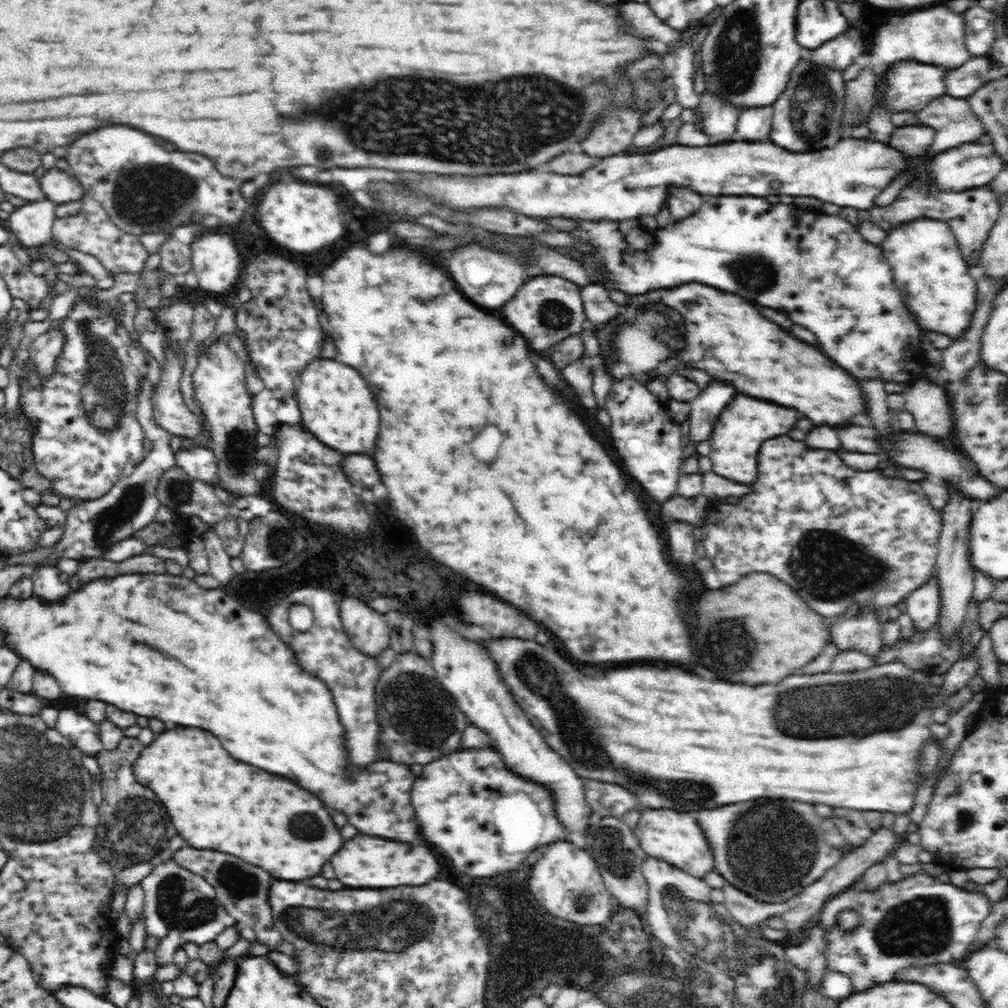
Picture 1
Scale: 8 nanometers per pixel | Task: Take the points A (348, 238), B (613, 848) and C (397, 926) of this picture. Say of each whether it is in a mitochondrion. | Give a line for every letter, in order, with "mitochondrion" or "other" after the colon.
A: other
B: mitochondrion
C: mitochondrion

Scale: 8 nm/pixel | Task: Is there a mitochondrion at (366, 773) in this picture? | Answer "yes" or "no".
no

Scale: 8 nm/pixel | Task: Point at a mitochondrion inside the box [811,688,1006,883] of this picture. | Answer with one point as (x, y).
(965, 820)

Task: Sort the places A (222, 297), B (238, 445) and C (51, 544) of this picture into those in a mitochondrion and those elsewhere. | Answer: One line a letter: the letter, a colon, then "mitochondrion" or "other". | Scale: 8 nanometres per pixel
A: other
B: mitochondrion
C: other

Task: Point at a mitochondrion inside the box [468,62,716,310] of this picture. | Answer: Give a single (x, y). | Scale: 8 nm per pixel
(524, 253)

